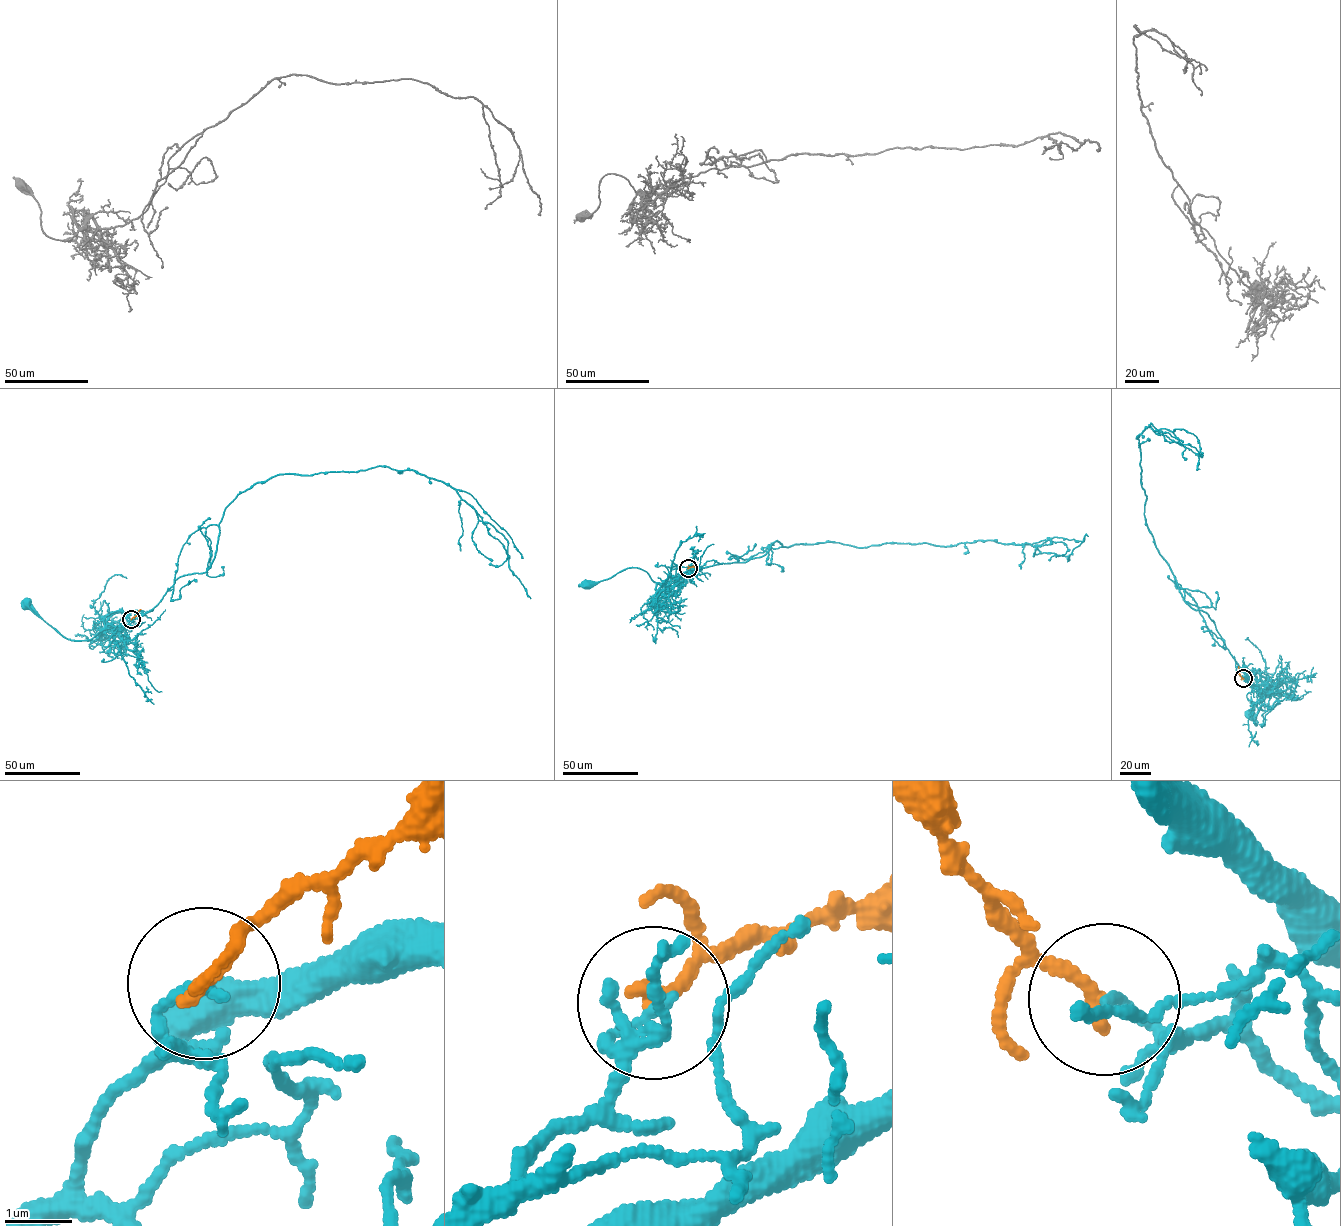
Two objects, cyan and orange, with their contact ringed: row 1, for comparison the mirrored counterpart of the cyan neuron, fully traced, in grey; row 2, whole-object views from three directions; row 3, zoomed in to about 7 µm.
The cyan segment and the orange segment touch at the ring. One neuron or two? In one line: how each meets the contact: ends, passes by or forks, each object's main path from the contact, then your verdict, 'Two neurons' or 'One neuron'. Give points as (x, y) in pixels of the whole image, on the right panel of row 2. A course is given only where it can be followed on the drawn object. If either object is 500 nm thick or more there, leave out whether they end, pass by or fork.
At the ring cyan ends. At the ring orange ends. Course of cyan: (1243, 678), (1261, 691), (1256, 726), (1257, 721), (1250, 713). Course of orange: (1243, 678), (1238, 666). Two neurons

